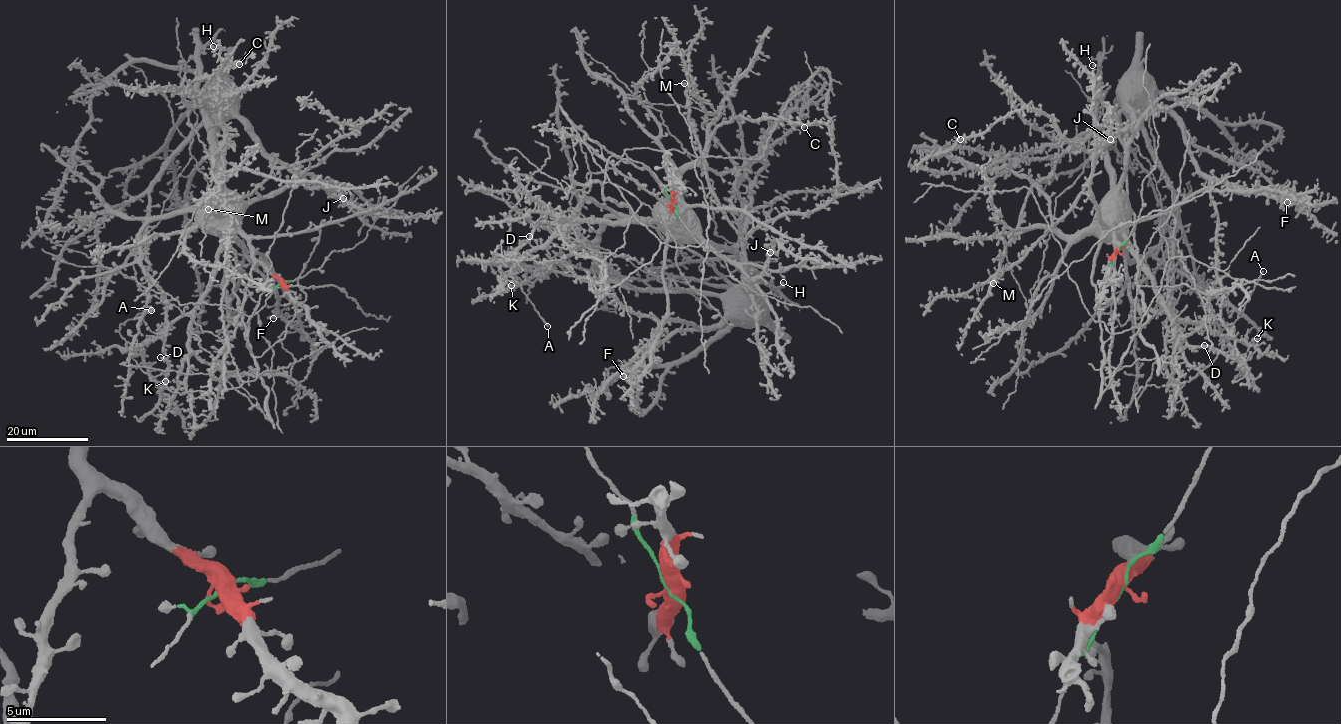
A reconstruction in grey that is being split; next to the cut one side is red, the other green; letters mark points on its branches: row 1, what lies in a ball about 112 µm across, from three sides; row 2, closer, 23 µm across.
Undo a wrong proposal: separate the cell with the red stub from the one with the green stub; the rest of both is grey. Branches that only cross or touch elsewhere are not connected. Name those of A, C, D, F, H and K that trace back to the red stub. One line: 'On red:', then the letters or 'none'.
On red: A, C, D, H, K

